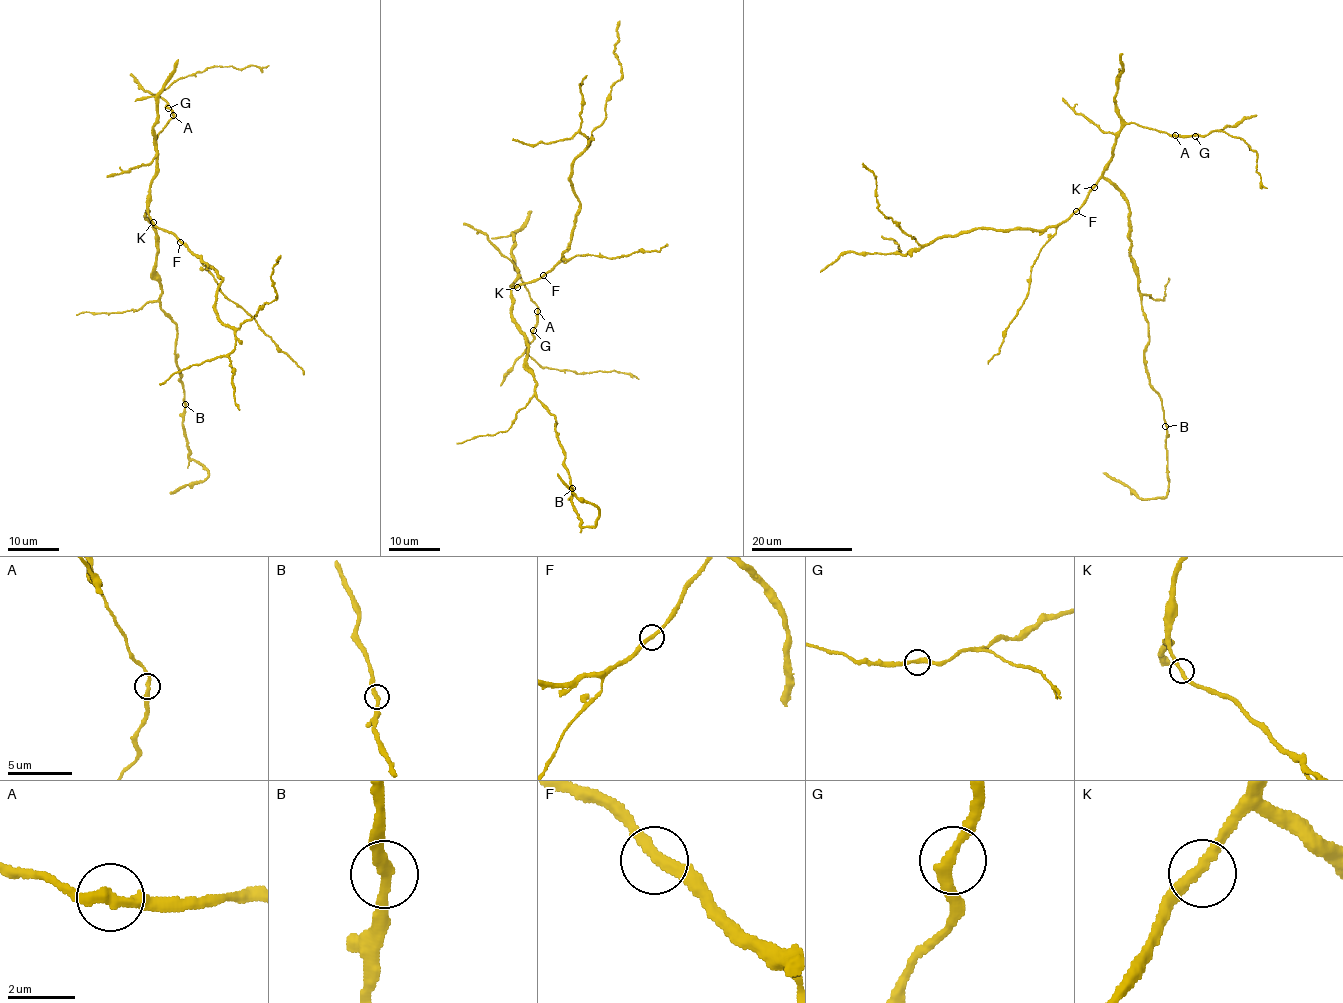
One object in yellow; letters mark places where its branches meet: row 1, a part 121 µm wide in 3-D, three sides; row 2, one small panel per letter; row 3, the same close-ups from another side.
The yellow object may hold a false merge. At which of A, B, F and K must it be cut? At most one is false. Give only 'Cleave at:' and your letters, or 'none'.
Cleave at: none

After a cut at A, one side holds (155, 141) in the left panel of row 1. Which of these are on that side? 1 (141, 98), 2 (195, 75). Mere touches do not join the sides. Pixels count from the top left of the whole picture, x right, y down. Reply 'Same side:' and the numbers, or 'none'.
Same side: 1

